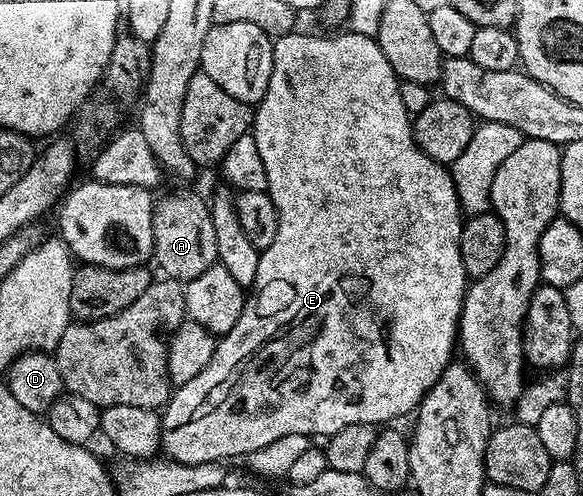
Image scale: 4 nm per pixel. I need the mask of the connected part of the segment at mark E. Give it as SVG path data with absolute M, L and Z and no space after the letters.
M294 31L273 41L273 70L271 71L271 79L267 83L265 98L257 102L255 106L251 126L253 138L259 147L259 155L263 158L263 167L267 167L267 183L269 184L267 192L269 198L273 200L275 211L279 215L279 227L274 232L271 247L261 250L259 271L255 275L255 283L251 286L252 292L245 298L243 315L239 315L239 323L235 323L235 327L231 327L231 331L227 331L218 340L211 363L207 363L207 367L203 367L203 371L199 371L199 375L195 375L195 379L191 379L191 383L183 383L172 390L169 404L165 406L160 414L160 448L163 450L163 453L165 449L166 454L164 453L164 456L168 460L176 461L179 465L199 465L208 461L224 462L226 460L225 457L241 457L241 459L245 459L248 458L250 453L259 451L259 447L267 447L267 443L275 443L275 439L283 439L283 435L303 435L310 439L316 439L316 437L328 439L335 431L339 431L351 423L367 423L368 425L380 426L382 423L396 422L393 421L396 417L401 417L404 413L412 414L416 410L417 406L425 398L425 392L437 382L439 375L454 360L453 349L455 353L455 346L459 341L461 304L465 302L467 278L465 268L463 267L463 255L459 255L459 239L461 238L463 214L461 212L461 204L457 198L457 192L455 191L452 172L446 166L439 164L435 159L428 157L415 143L411 114L407 111L407 107L403 107L401 81L395 70L391 67L391 63L387 63L387 55L383 55L376 36L367 33L344 31L345 33L333 33L330 37L316 37L313 33L301 32Z

